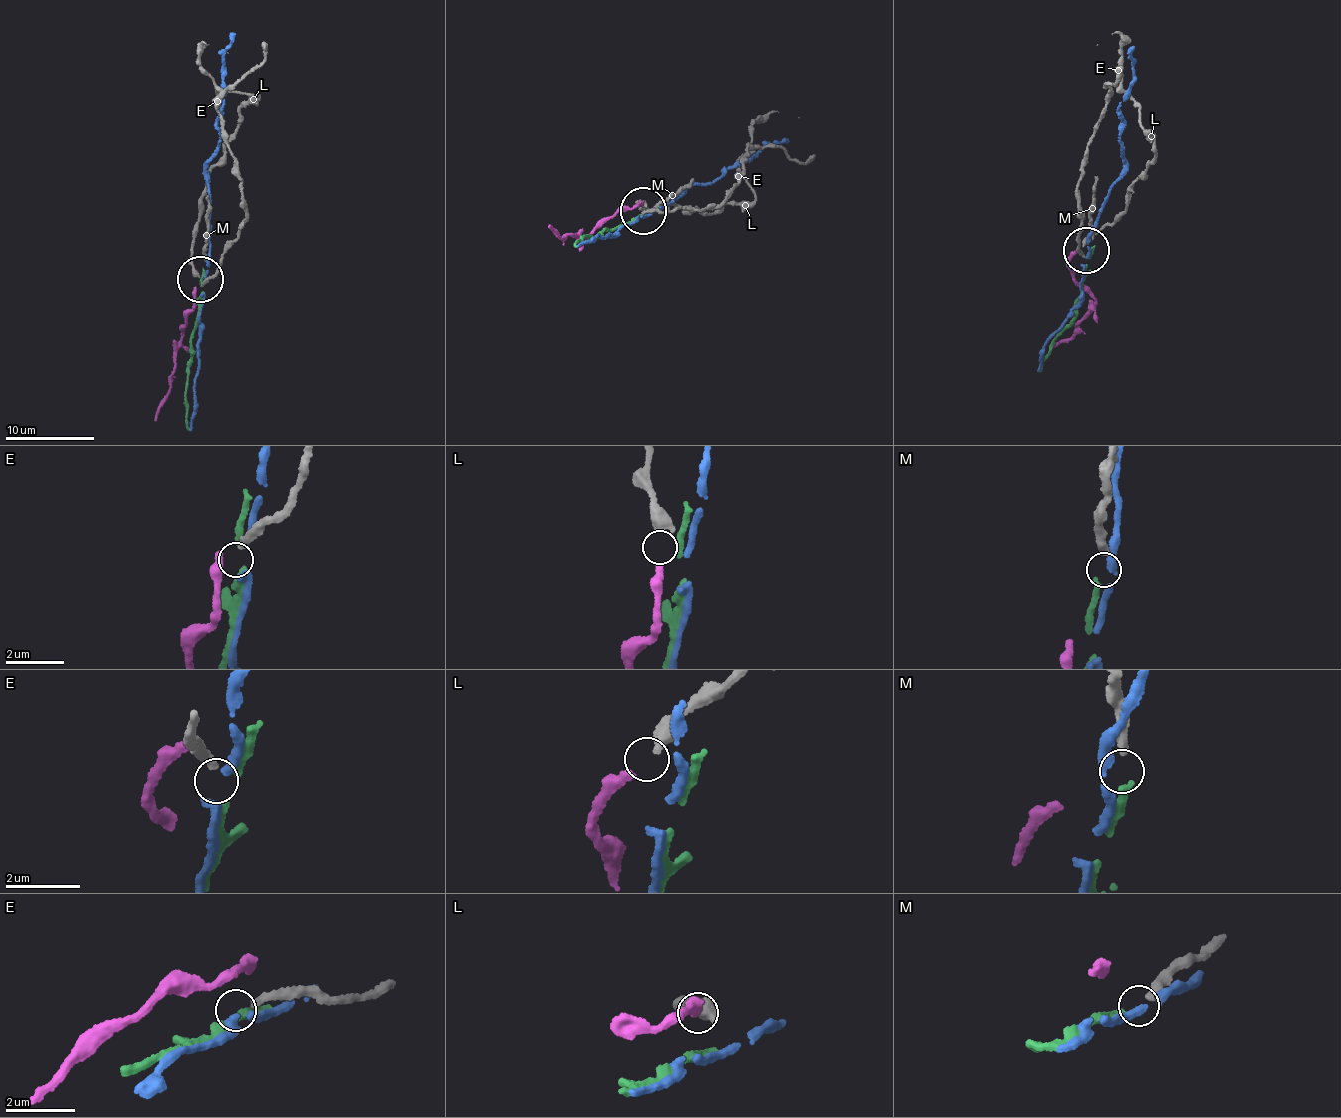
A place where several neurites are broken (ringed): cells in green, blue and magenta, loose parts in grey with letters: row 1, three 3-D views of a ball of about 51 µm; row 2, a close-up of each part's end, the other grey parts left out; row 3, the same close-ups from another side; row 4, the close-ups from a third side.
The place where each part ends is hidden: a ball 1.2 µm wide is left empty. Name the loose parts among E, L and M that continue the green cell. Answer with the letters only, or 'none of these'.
M

